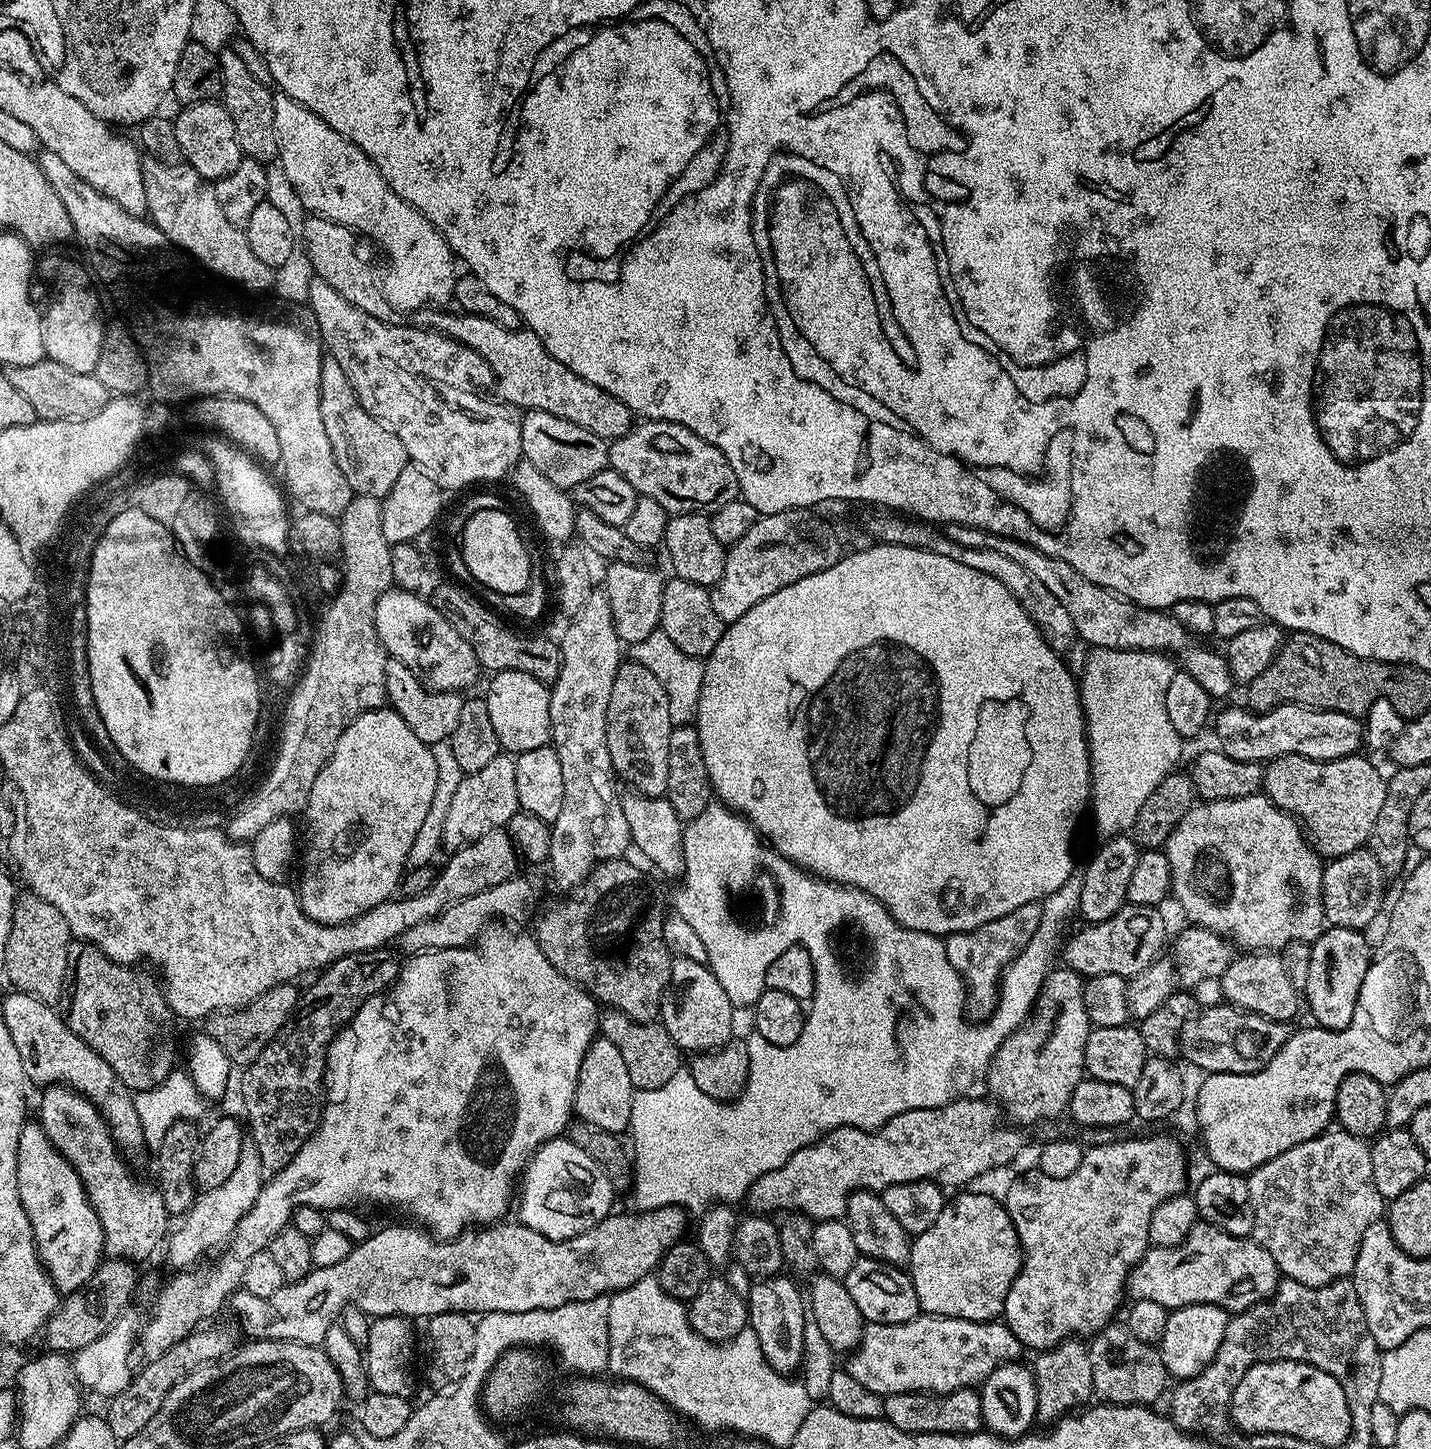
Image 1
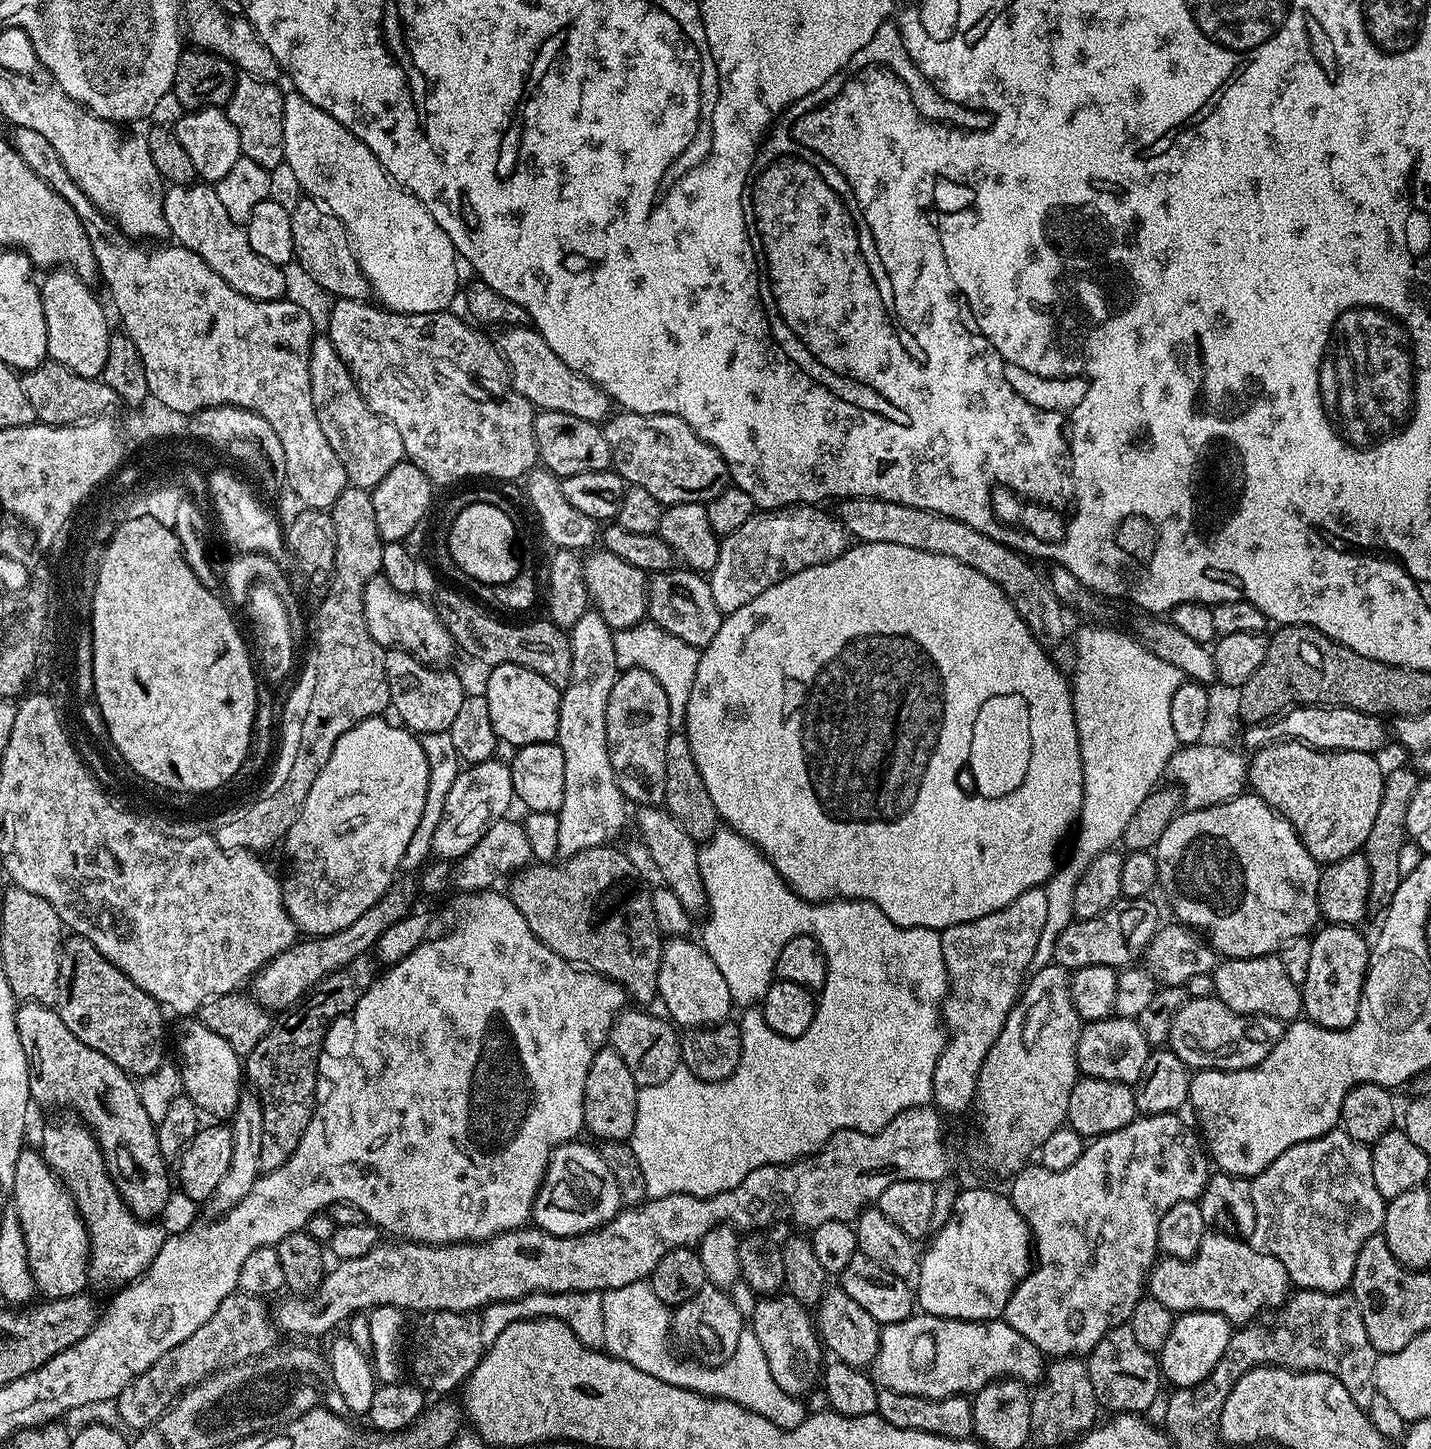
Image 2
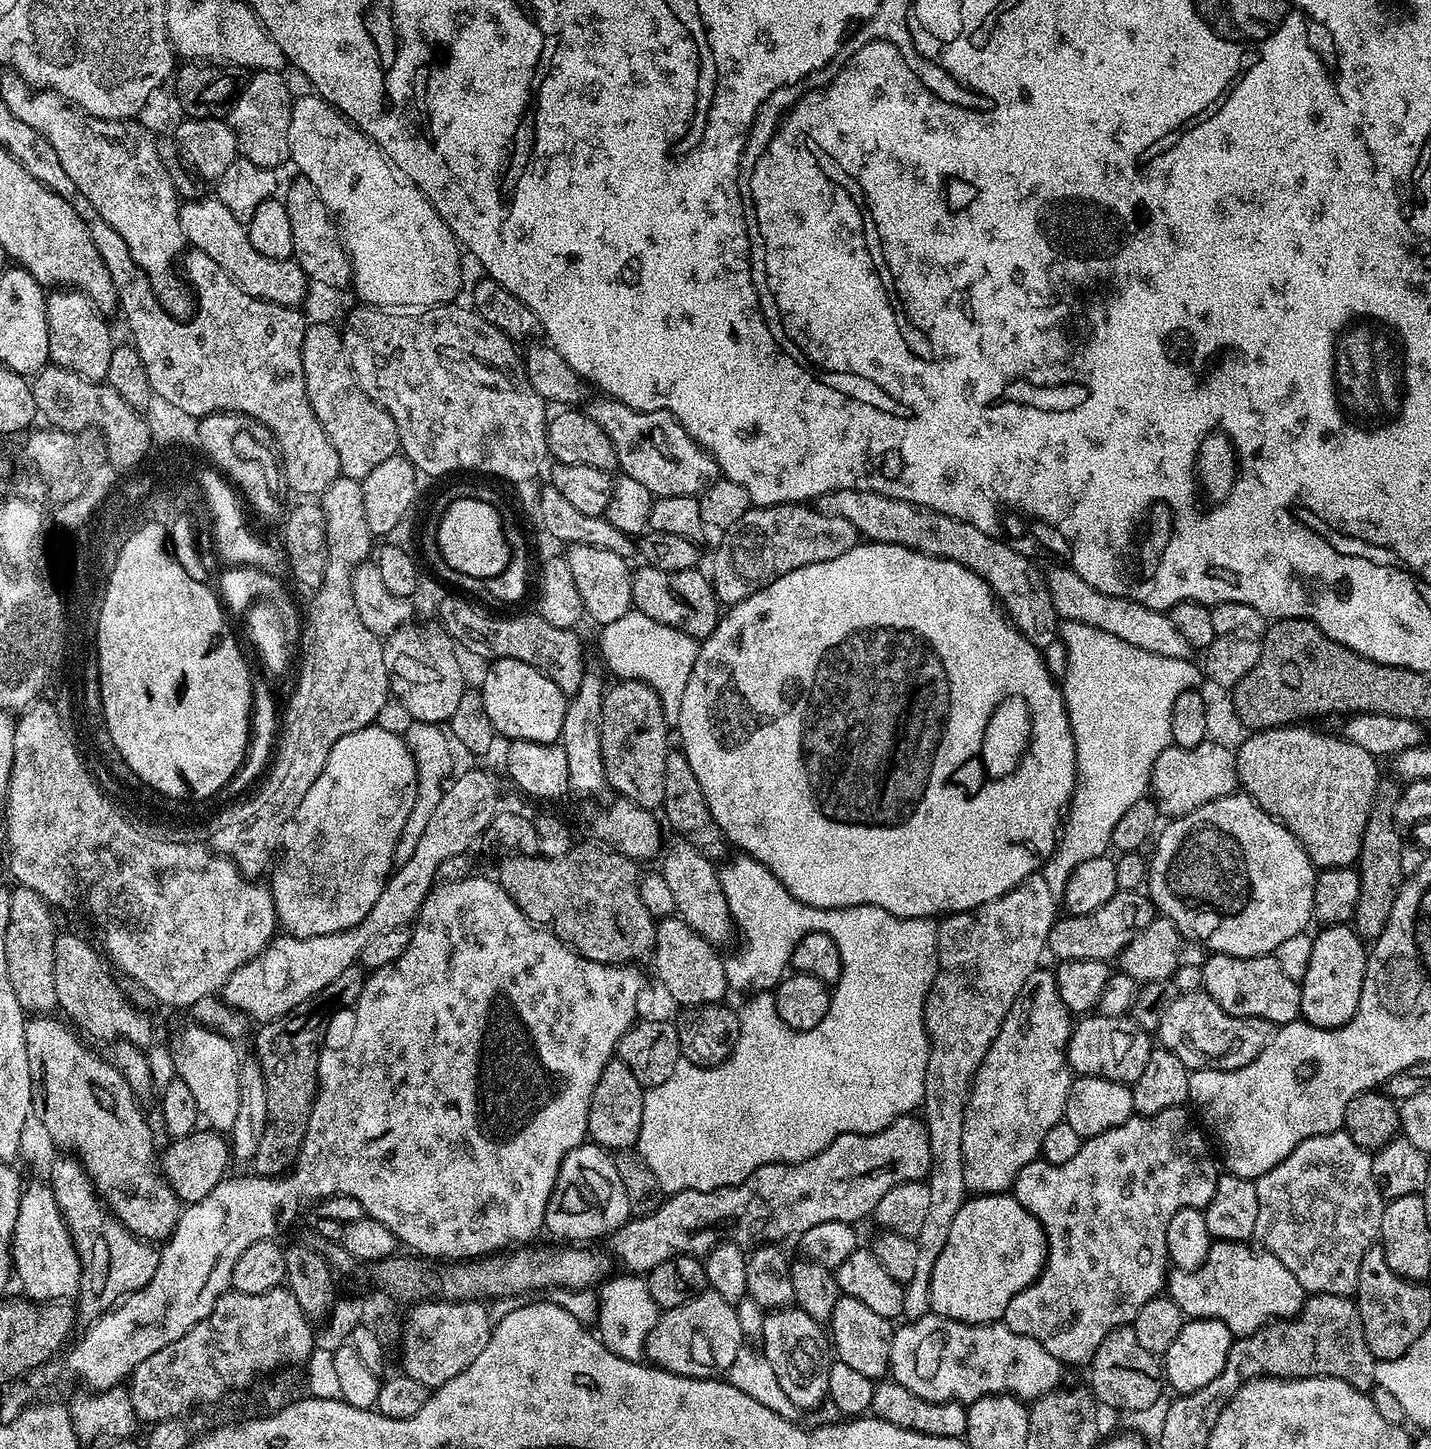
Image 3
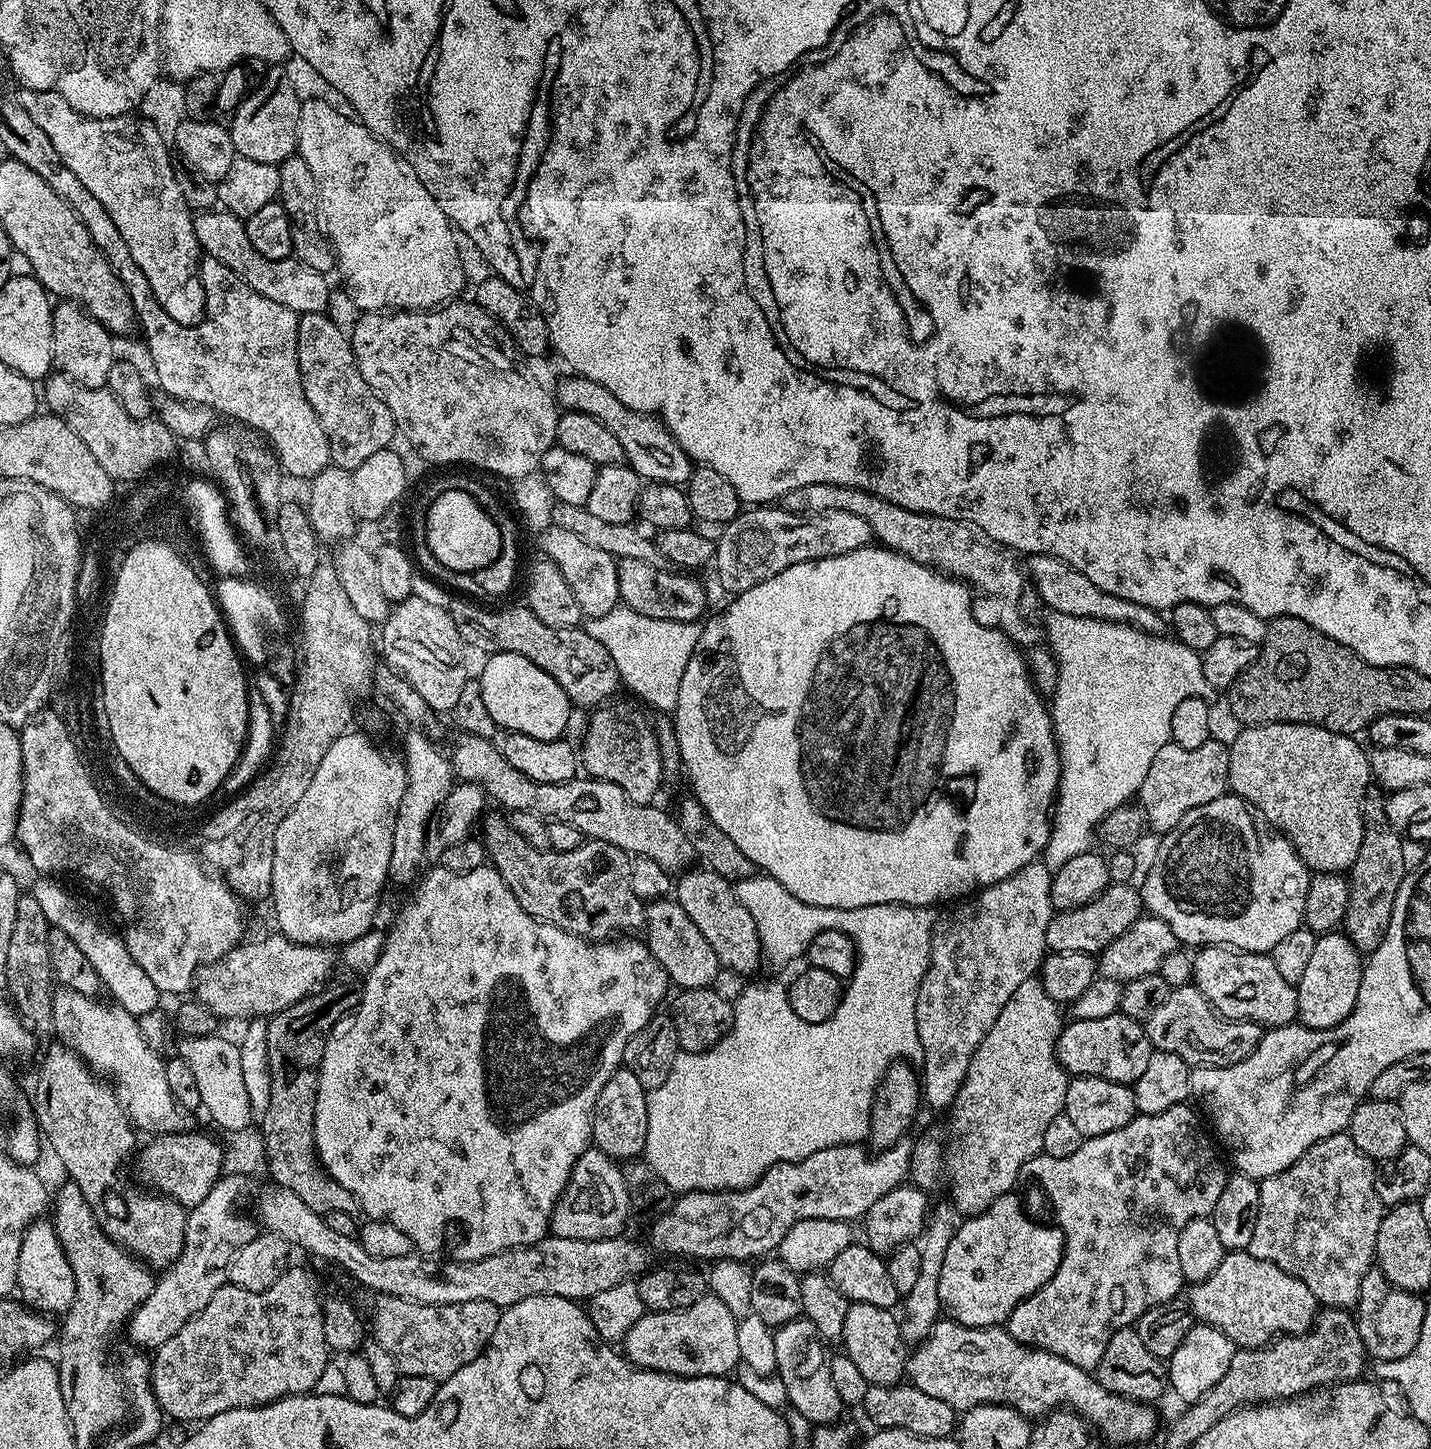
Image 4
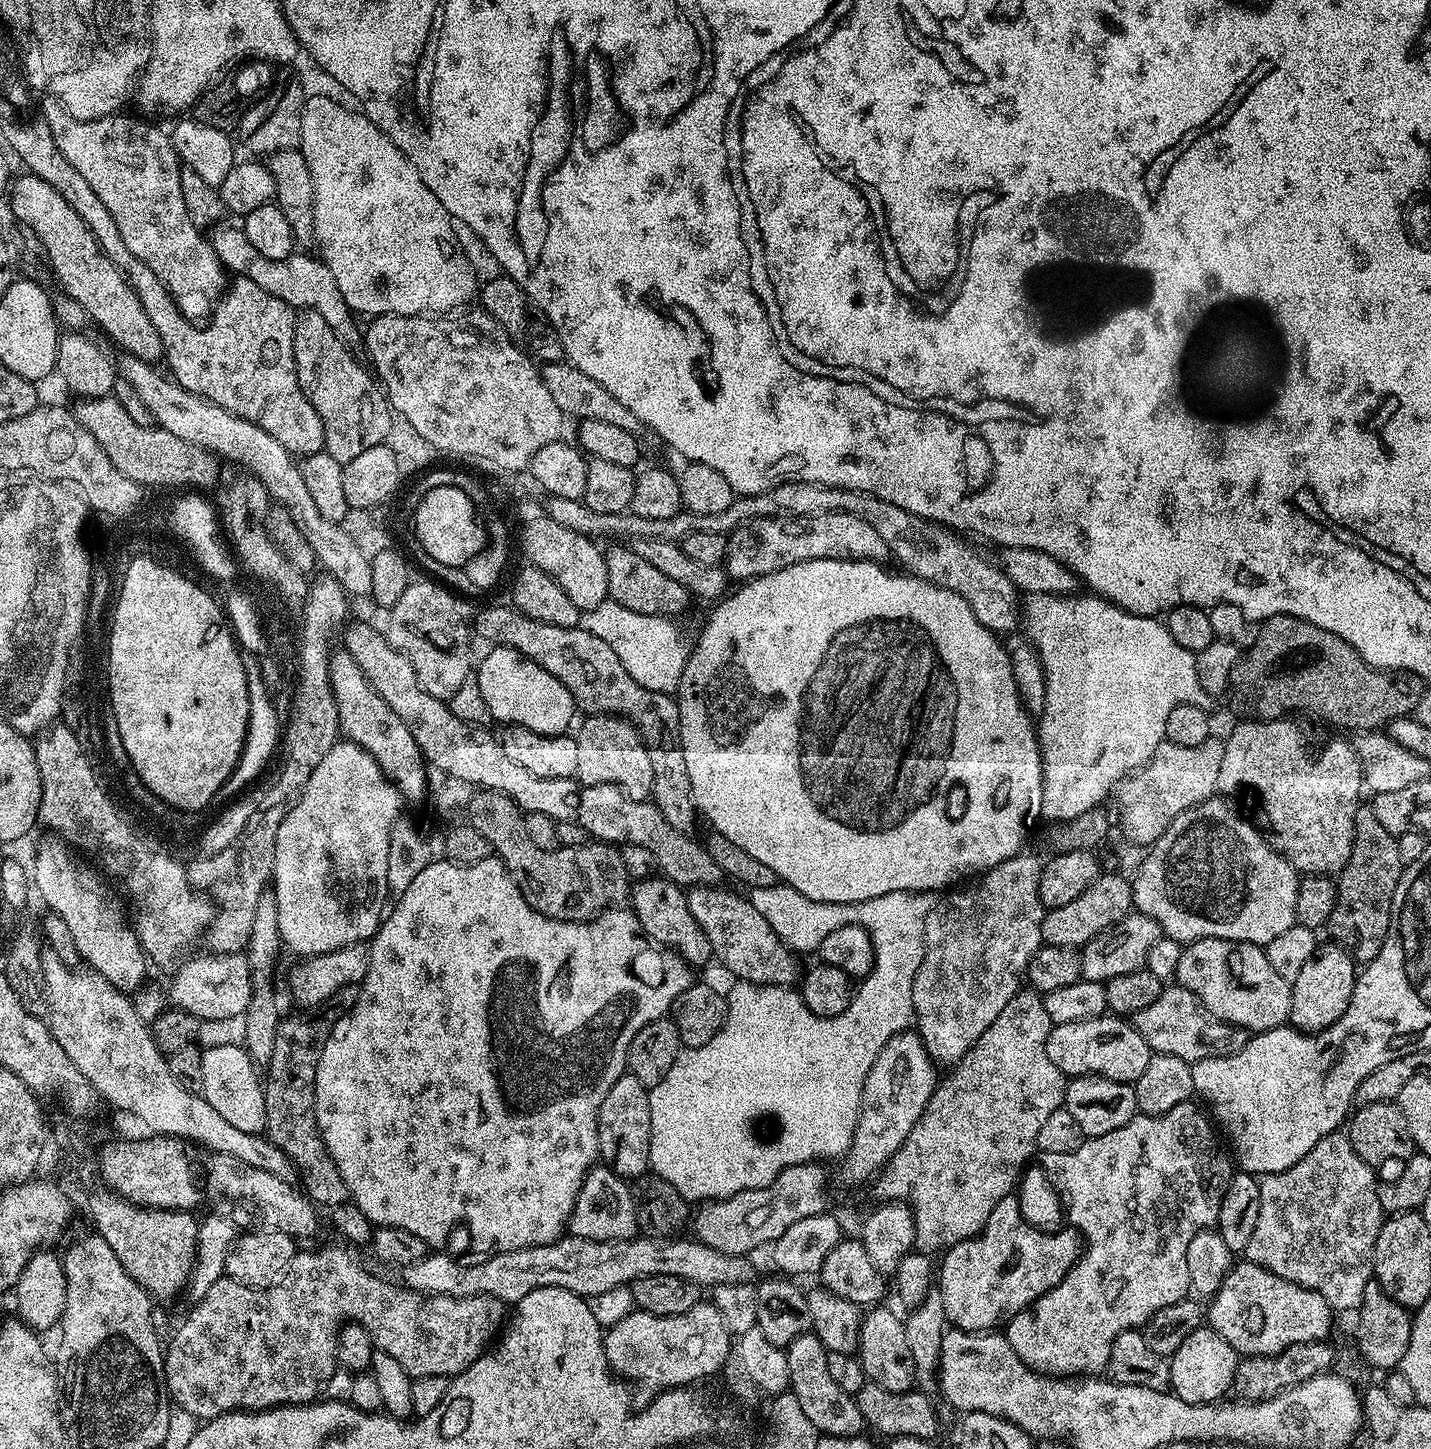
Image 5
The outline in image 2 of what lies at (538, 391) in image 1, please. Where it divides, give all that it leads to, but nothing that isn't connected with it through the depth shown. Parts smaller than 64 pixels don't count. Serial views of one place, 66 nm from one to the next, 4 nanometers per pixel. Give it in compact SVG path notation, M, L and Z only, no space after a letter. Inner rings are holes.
M531 326L509 328L501 331L500 337L495 337L494 343L503 359L508 364L508 372L512 375L511 387L522 394L537 409L546 412L561 412L574 414L574 418L582 418L591 424L600 424L608 419L613 411L614 402L605 392L584 376L579 376L546 342L540 333Z

